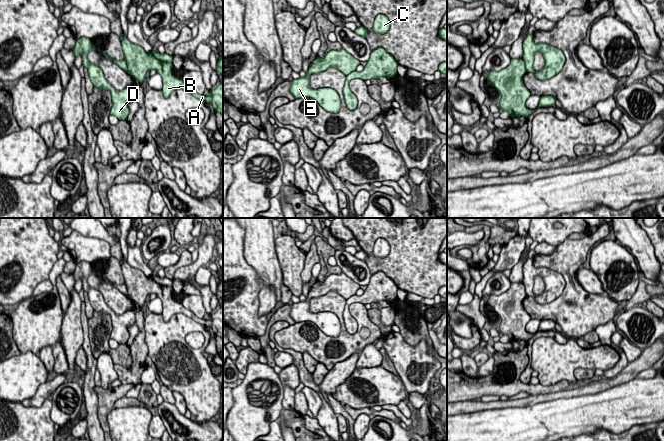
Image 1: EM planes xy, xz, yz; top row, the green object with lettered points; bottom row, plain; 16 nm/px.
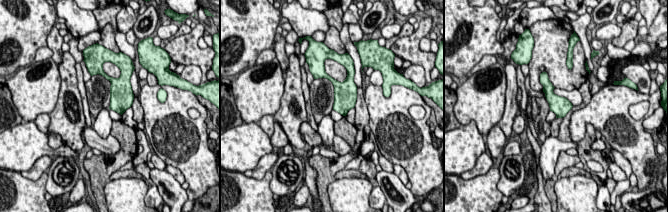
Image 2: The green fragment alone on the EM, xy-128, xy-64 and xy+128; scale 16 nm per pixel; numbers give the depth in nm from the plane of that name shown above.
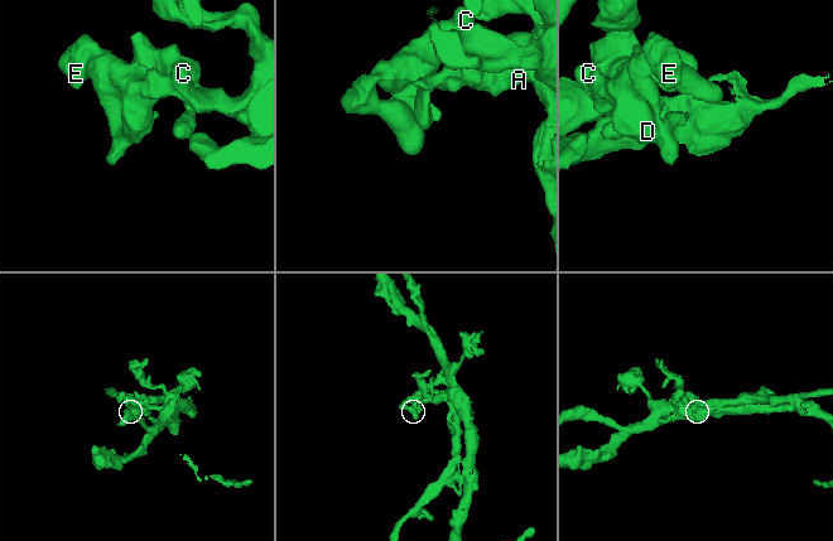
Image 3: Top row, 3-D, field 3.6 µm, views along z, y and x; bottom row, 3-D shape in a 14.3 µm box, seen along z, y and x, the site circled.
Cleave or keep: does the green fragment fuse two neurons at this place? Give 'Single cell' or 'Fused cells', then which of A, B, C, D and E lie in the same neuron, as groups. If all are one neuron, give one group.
Fused cells. Groups: A B / C D E

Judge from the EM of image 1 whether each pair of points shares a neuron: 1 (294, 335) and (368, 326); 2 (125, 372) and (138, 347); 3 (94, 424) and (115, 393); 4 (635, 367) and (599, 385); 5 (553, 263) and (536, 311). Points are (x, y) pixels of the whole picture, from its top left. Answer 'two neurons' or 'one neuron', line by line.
1: one neuron
2: one neuron
3: two neurons
4: one neuron
5: one neuron

